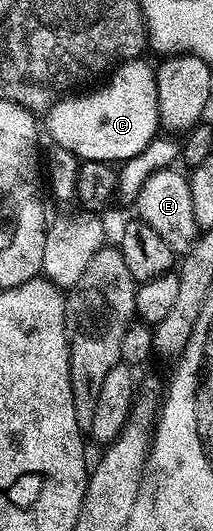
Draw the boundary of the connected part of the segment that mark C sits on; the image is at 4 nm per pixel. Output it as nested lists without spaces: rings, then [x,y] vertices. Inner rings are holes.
[[[144,58],[128,59],[120,64],[104,80],[102,87],[89,91],[86,95],[69,93],[52,104],[44,112],[43,127],[49,130],[49,135],[56,146],[67,149],[78,160],[99,161],[110,165],[135,157],[145,146],[159,135],[157,121],[157,73],[154,64],[144,63]]]

